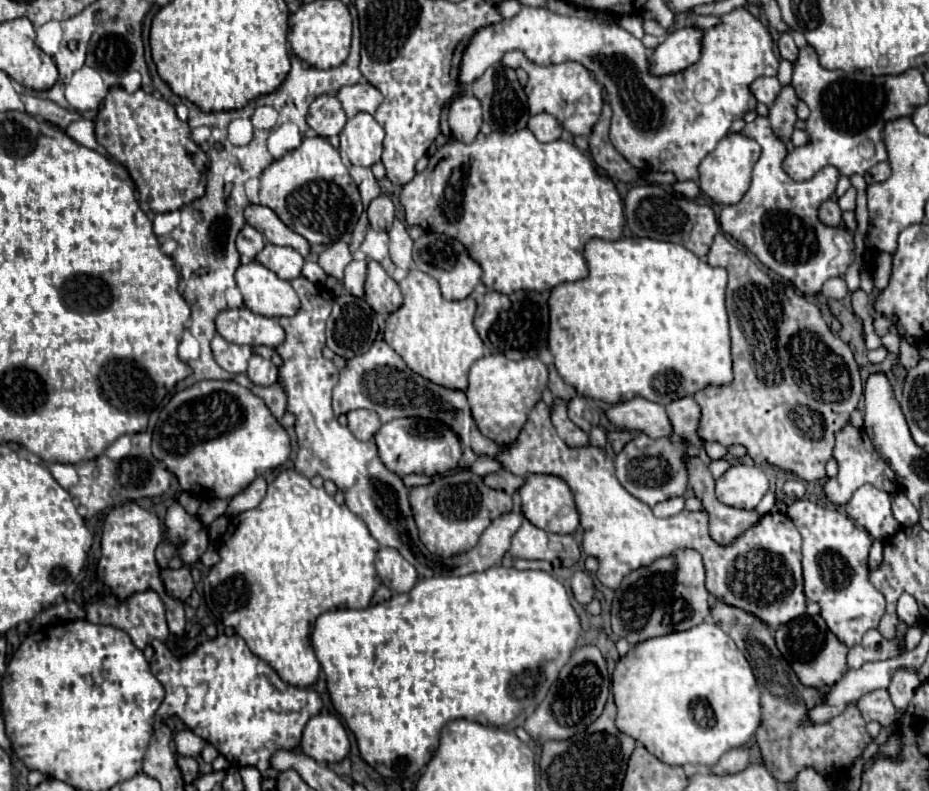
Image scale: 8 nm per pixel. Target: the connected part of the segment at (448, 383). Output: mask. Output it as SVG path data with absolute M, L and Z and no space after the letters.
M417 269L399 283L403 291L403 305L387 317L385 341L405 359L411 371L447 389L467 389L469 367L483 357L483 341L473 327L473 315L477 303L473 297L463 301L447 301L441 297L439 283Z

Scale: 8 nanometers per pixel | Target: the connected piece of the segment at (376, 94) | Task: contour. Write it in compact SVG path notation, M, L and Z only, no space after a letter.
M359 81L355 85L349 85L349 87L341 87L339 93L337 93L337 99L341 101L347 117L353 117L361 111L365 113L375 113L377 107L381 105L383 101L383 95L379 89L375 89L369 81Z

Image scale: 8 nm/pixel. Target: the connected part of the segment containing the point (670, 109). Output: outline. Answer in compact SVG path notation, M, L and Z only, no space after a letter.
M523 5L521 11L511 17L503 19L497 25L483 27L477 31L465 49L463 61L461 61L461 73L459 81L463 85L469 85L473 79L481 77L487 67L493 63L501 61L501 57L507 51L519 49L523 51L533 63L537 65L553 65L553 63L563 63L565 59L573 59L589 67L593 71L595 79L605 87L611 109L613 109L613 119L611 119L611 143L613 147L637 169L653 169L653 171L673 171L677 181L697 181L699 173L697 167L701 159L715 149L715 145L729 133L729 127L735 119L741 119L747 111L753 111L757 101L753 93L749 91L749 85L757 77L775 77L779 71L779 57L775 57L775 43L769 33L769 29L753 17L745 7L733 9L731 13L721 17L721 23L705 29L703 31L703 53L697 63L689 65L687 69L665 75L665 77L655 77L649 75L647 71L647 49L639 39L635 39L629 31L625 31L617 23L601 25L597 21L587 21L579 17L561 17L557 13L551 13L545 7L527 7Z

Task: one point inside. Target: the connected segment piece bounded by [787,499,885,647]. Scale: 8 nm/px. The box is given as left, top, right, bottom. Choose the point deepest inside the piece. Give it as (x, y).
(836, 576)

